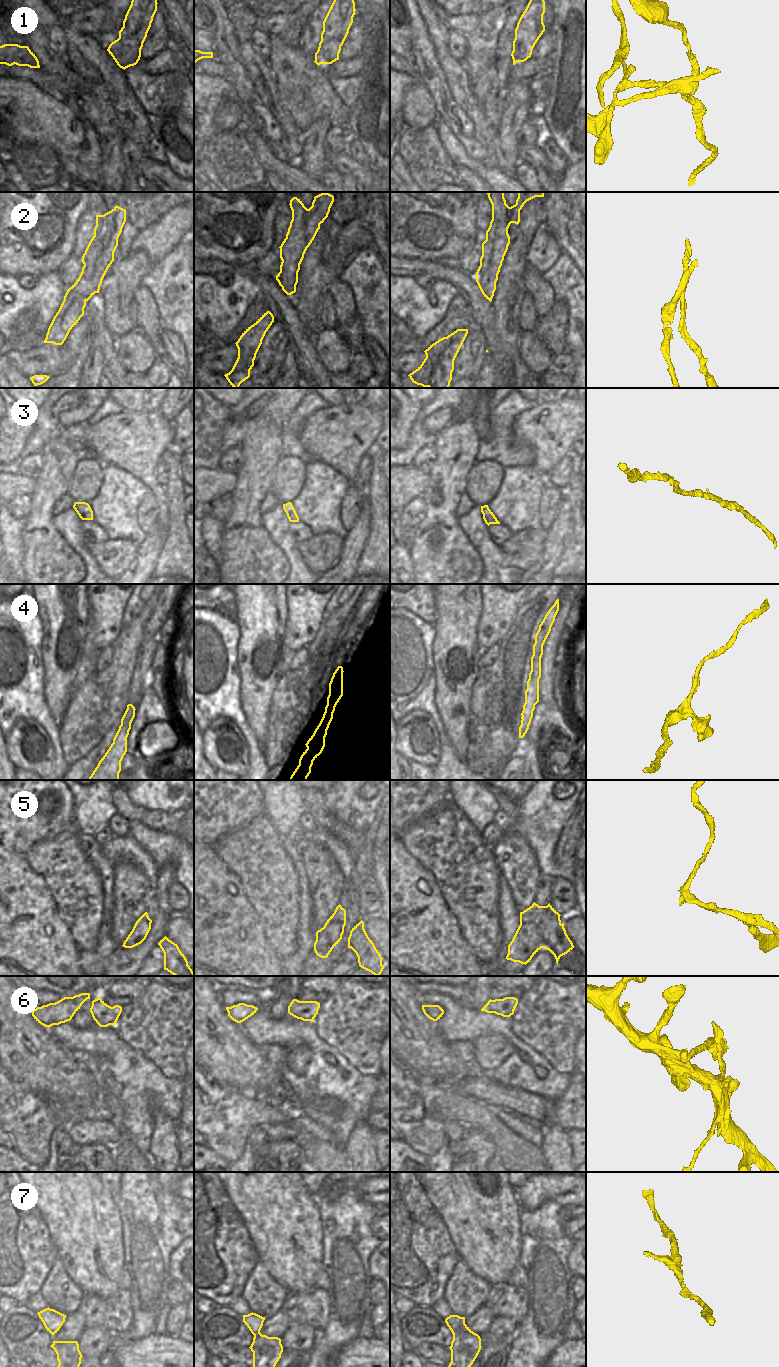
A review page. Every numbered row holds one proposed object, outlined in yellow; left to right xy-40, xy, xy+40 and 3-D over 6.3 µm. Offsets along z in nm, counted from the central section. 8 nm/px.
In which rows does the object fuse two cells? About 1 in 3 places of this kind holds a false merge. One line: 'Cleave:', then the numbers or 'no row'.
Cleave: 1, 2, 5.

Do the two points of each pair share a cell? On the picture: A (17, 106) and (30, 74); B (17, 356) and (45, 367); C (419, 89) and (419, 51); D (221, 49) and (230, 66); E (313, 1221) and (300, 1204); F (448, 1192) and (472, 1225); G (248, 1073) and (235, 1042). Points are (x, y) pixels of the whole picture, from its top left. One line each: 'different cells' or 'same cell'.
A: different cells
B: same cell
C: different cells
D: same cell
E: same cell
F: same cell
G: same cell

